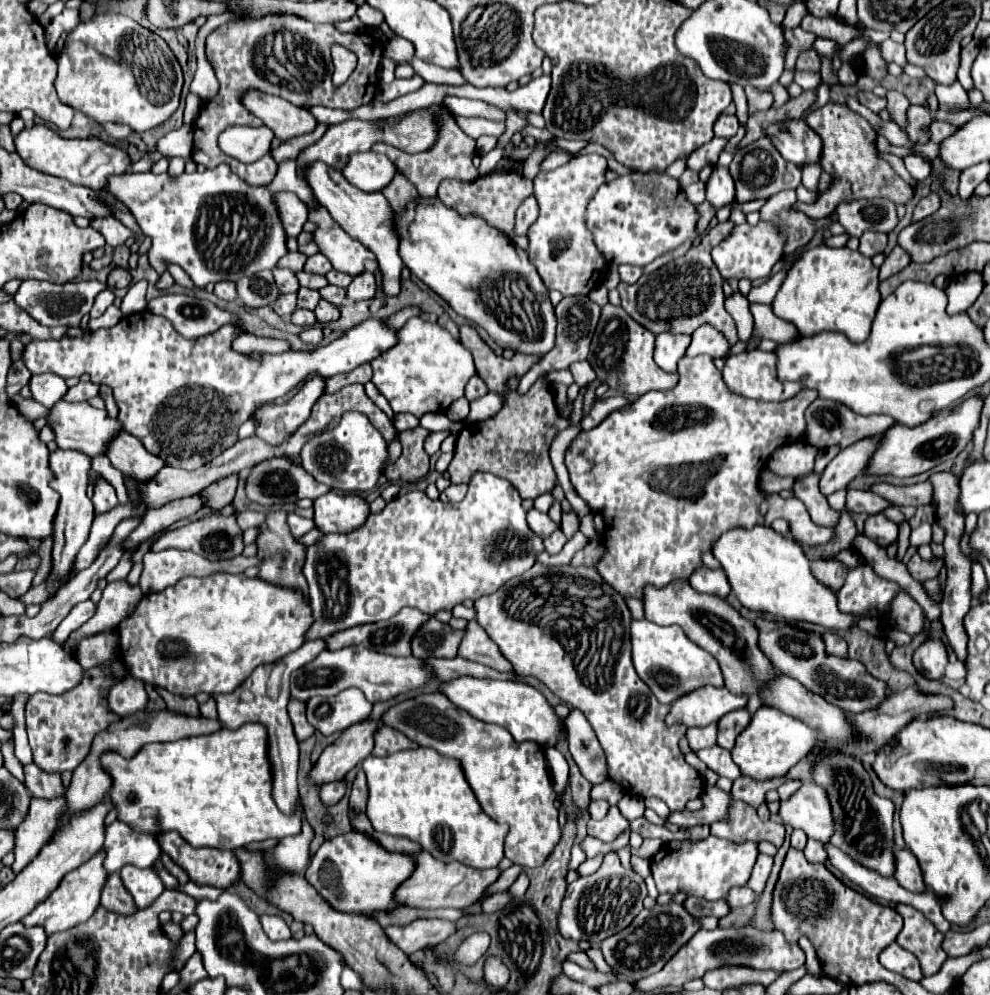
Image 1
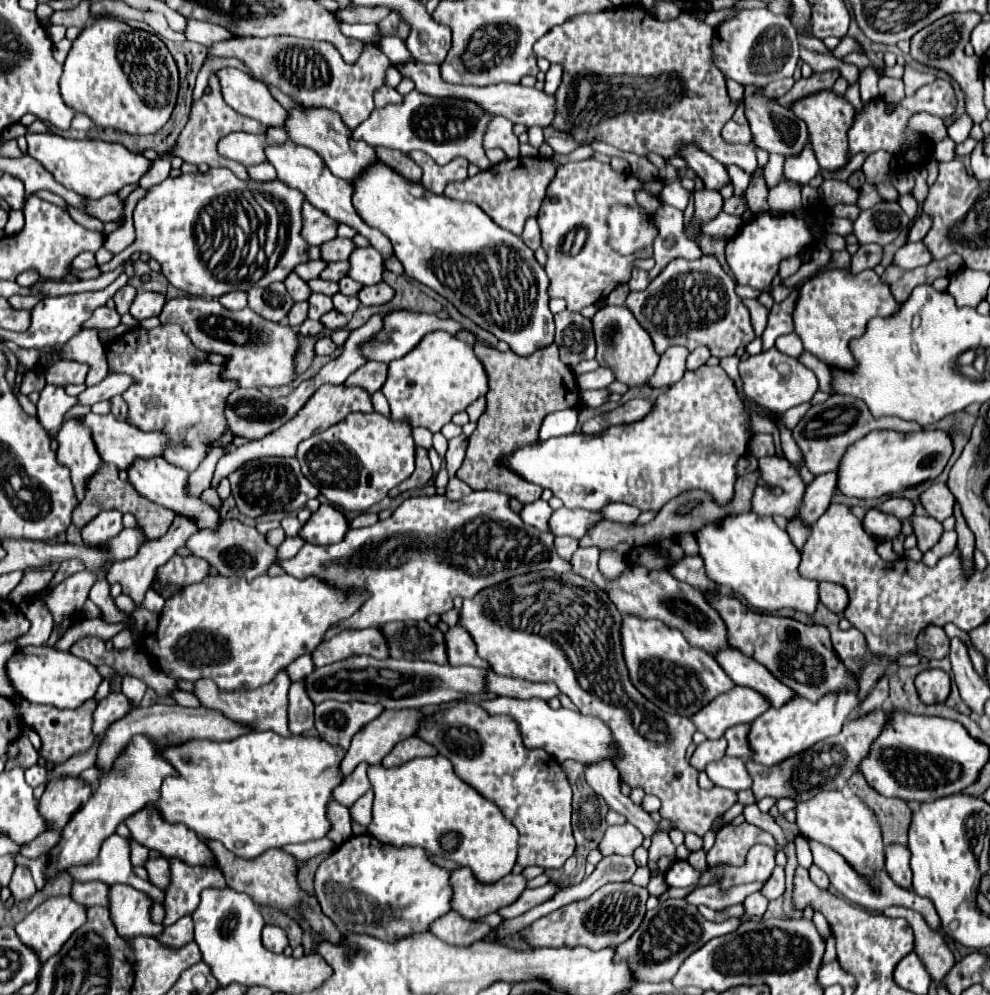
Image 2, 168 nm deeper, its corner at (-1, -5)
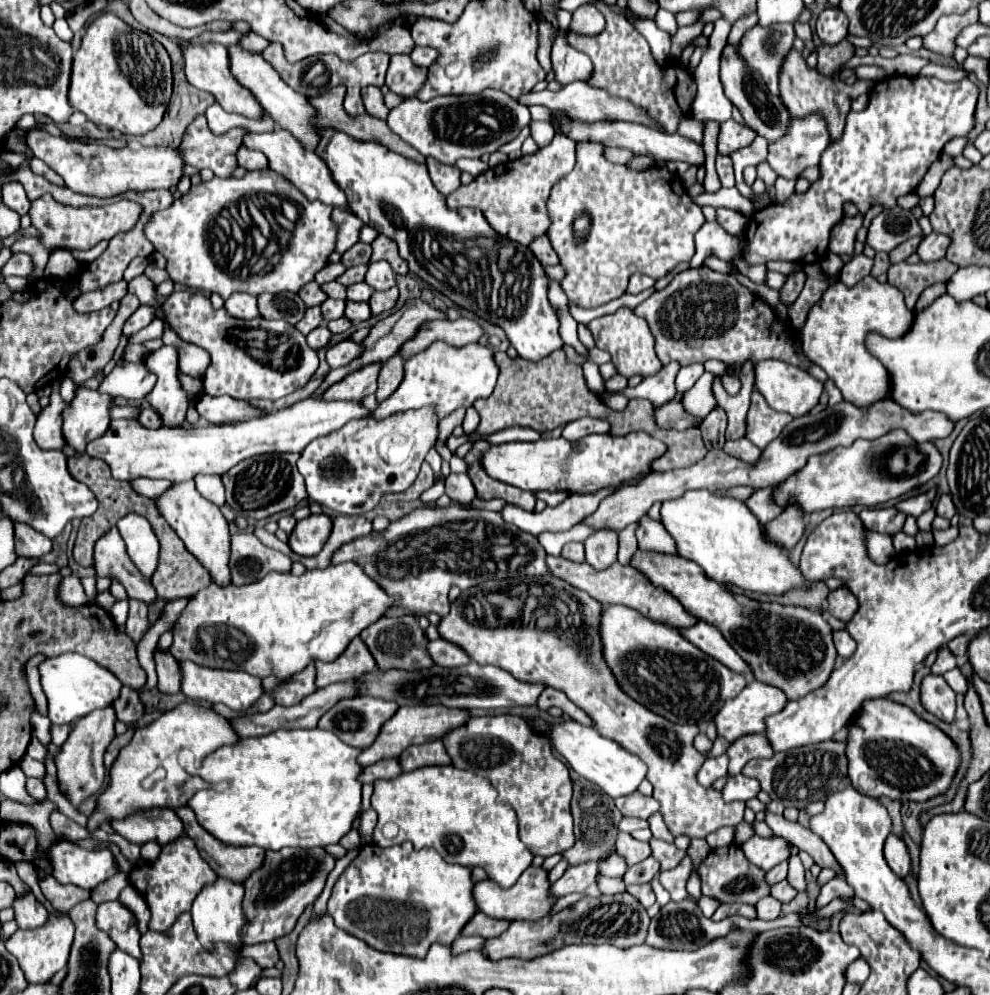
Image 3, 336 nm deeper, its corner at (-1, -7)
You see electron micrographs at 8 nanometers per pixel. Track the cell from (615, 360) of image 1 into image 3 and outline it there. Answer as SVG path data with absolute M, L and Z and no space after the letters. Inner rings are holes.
M621 307L611 315L603 315L599 319L593 319L587 327L593 333L595 345L611 355L611 363L617 367L619 375L623 375L627 379L633 375L647 377L647 375L657 373L663 367L655 355L653 335L649 331L649 325L645 323L645 319L637 317L629 307Z

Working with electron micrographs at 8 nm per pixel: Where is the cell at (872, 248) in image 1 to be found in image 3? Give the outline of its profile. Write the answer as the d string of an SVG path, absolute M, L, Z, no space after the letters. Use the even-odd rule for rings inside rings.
M853 255L853 259L845 263L845 267L841 269L839 281L843 281L847 287L853 287L855 283L859 283L863 277L871 273L871 267L873 267L873 259L865 255Z

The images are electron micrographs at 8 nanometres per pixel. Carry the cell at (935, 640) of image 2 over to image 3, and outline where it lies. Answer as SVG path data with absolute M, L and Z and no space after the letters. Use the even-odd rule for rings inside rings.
M939 647L939 651L937 651L937 661L933 663L931 671L937 673L937 675L943 675L945 671L949 671L949 669L953 669L956 666L957 660L955 655L953 655L947 647Z

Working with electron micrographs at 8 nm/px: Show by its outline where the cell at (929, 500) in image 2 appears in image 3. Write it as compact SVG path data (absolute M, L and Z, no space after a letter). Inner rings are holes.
M941 495L937 505L935 505L935 511L939 517L945 517L945 519L951 519L955 515L955 505L951 501L951 495Z

